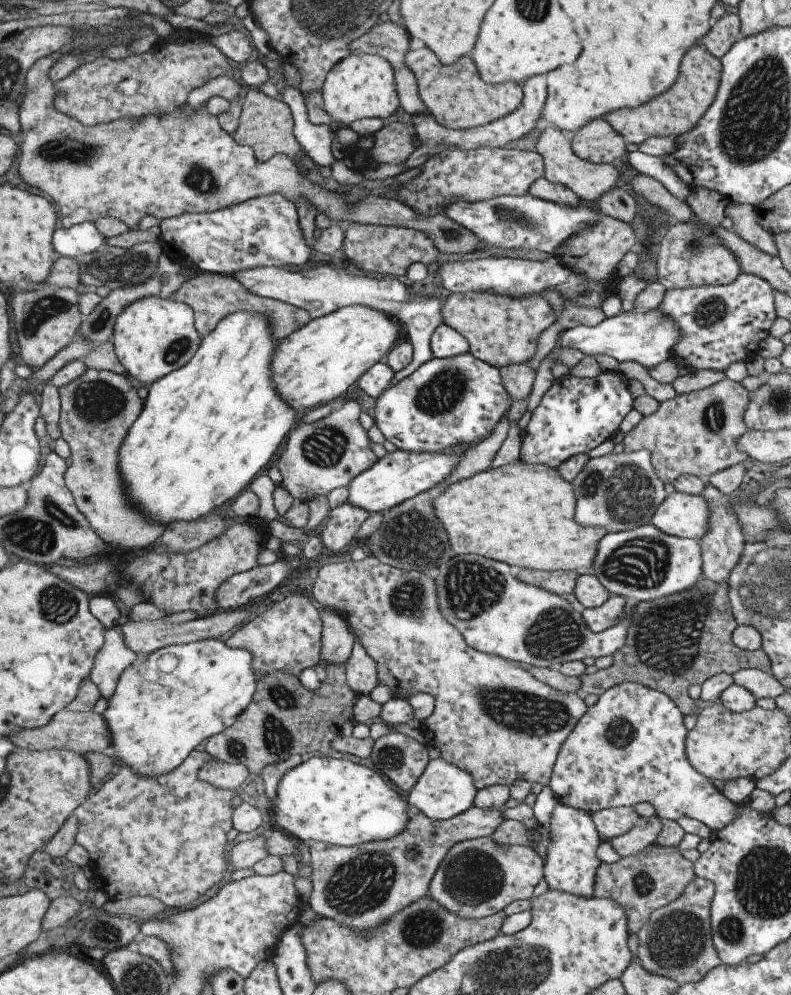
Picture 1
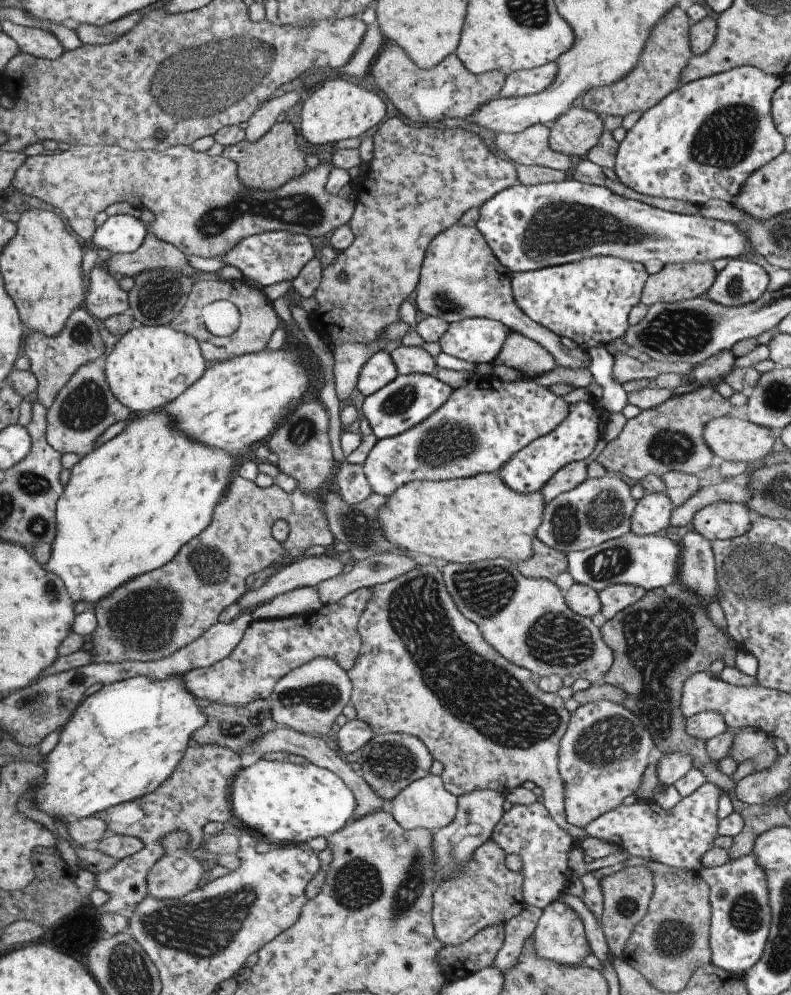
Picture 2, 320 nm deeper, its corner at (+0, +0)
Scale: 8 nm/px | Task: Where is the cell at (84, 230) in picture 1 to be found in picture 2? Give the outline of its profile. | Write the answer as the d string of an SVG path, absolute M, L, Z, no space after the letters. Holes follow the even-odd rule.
M130 215L107 217L100 227L93 230L89 245L113 253L133 252L147 234L147 226Z

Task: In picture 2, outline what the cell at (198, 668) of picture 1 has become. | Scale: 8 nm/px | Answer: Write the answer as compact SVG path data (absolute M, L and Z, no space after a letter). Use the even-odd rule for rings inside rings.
M137 676L130 679L123 679L119 682L111 684L102 684L99 690L94 693L88 694L82 701L75 707L69 720L60 728L57 743L53 749L44 756L42 765L47 769L46 777L39 781L37 786L33 786L33 794L35 806L39 810L43 810L45 814L54 818L54 821L61 820L69 824L71 821L78 821L85 817L91 817L95 813L103 809L115 806L119 803L132 801L139 798L144 794L149 794L155 790L159 784L169 778L169 775L175 770L179 759L183 756L187 746L187 739L190 734L195 732L201 725L205 724L206 716L202 713L200 708L195 705L194 696L188 693L182 685L181 677L167 677L162 681L153 681L149 677Z

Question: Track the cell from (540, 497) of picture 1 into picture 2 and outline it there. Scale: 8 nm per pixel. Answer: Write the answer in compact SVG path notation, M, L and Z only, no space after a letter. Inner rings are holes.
M479 473L462 479L447 479L444 481L413 481L398 486L394 493L386 496L382 507L376 510L376 521L382 537L389 544L427 561L445 556L447 562L475 562L485 559L502 558L517 561L530 557L532 538L535 529L541 522L542 510L545 503L541 493L519 494L509 490L501 482L498 473Z

